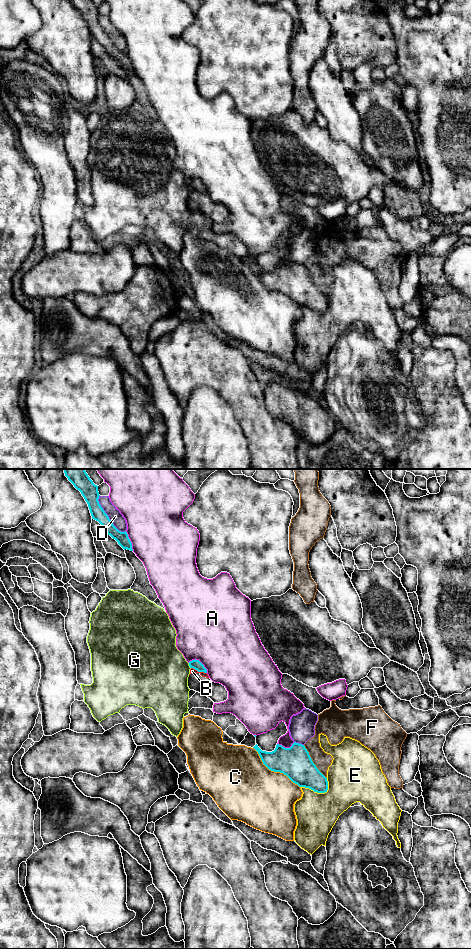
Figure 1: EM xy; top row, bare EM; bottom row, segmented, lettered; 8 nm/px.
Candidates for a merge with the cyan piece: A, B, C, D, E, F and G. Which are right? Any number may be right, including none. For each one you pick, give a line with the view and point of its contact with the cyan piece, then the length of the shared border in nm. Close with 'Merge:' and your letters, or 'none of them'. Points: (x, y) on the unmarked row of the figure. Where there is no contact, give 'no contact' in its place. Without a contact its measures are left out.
Merge: none of them

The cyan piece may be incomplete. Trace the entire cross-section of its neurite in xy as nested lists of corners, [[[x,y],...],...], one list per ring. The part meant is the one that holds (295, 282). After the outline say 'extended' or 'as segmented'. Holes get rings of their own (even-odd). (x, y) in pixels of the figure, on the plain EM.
[[[294,262],[290,268],[285,268],[277,264],[272,272],[262,271],[257,264],[253,268],[269,290],[283,293],[299,307],[317,313],[327,312],[327,298],[313,283],[304,265]]] | as segmented

